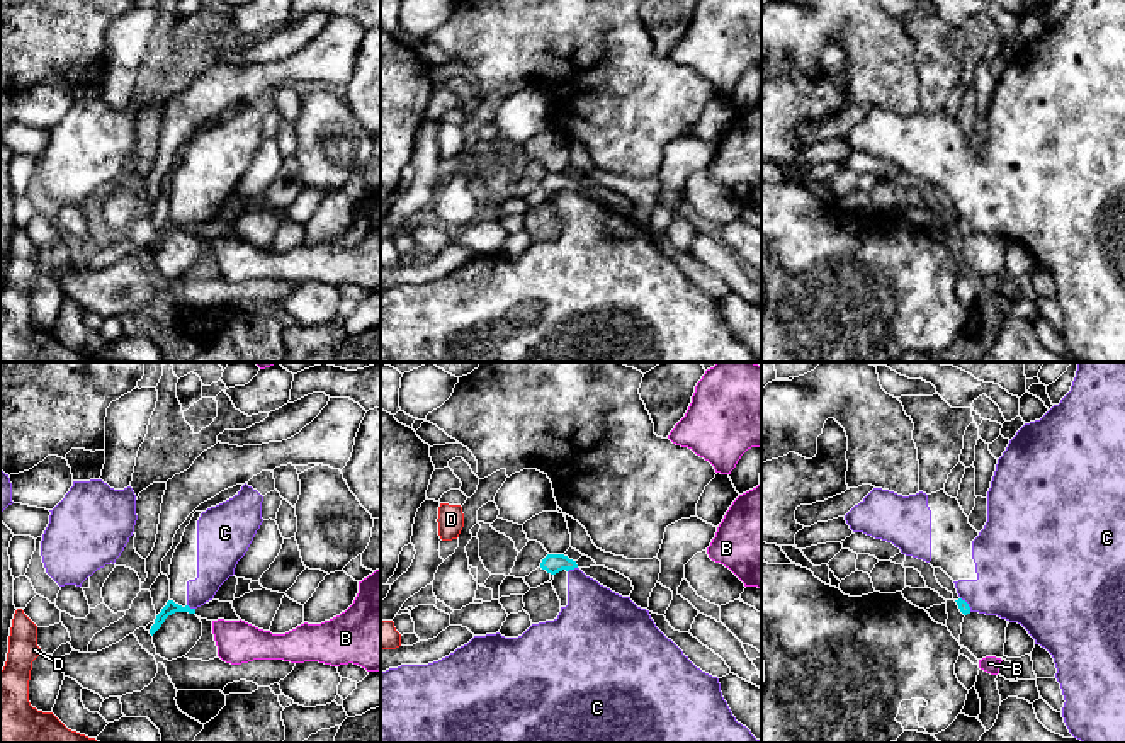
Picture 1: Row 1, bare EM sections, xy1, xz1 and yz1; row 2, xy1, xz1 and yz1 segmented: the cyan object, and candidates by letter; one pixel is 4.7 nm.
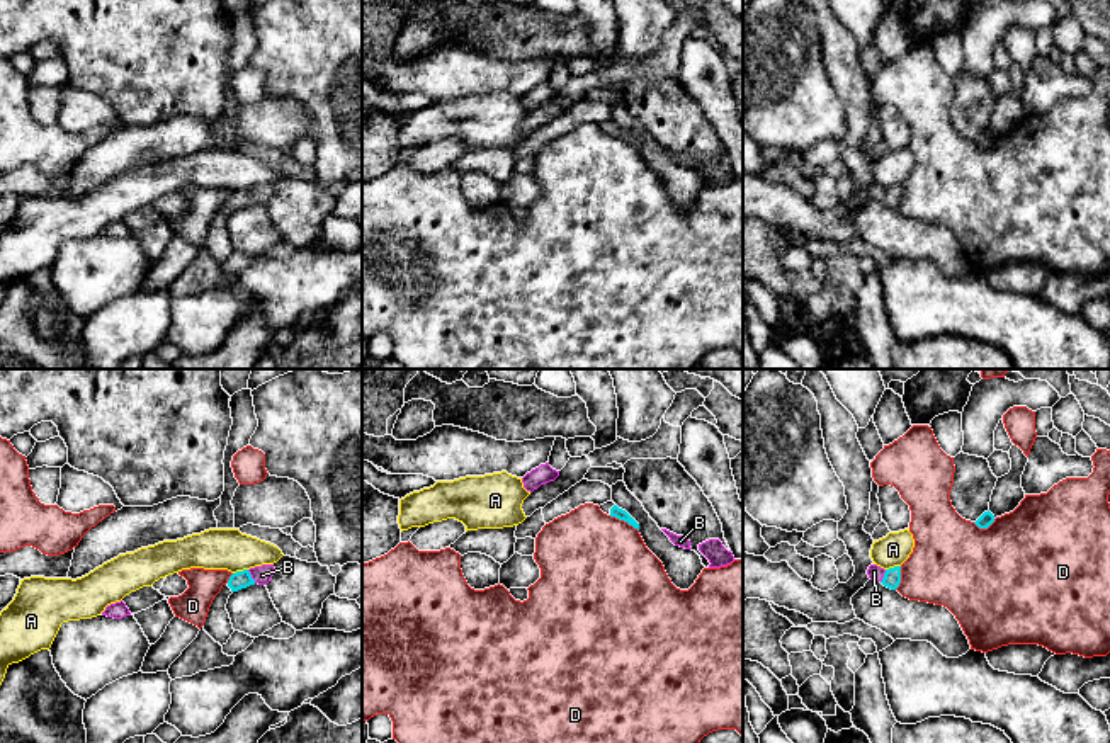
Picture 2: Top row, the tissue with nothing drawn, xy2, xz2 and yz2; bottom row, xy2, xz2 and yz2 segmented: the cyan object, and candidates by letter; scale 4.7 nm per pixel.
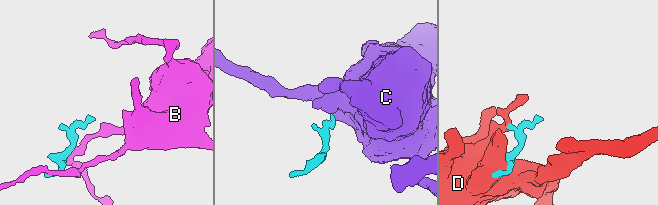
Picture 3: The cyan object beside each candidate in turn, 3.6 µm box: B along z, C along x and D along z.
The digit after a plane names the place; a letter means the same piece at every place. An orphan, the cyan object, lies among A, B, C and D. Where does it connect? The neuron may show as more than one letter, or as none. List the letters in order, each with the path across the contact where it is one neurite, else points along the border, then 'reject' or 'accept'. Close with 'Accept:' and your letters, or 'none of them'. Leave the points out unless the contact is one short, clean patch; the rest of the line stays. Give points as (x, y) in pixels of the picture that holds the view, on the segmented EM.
A: border along xy2 (247, 568), (233, 573); reject
B: border along xy2 (247, 570), (255, 582); reject
C: border along xz1 (576, 567), (568, 572); reject
D: reject
Accept: none of them

